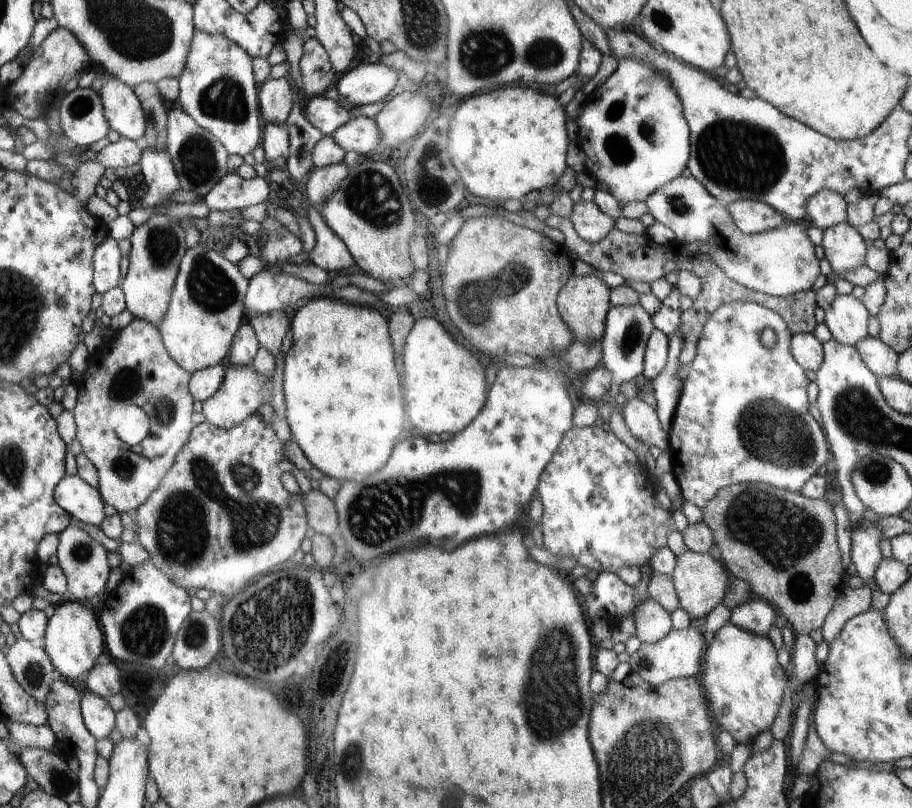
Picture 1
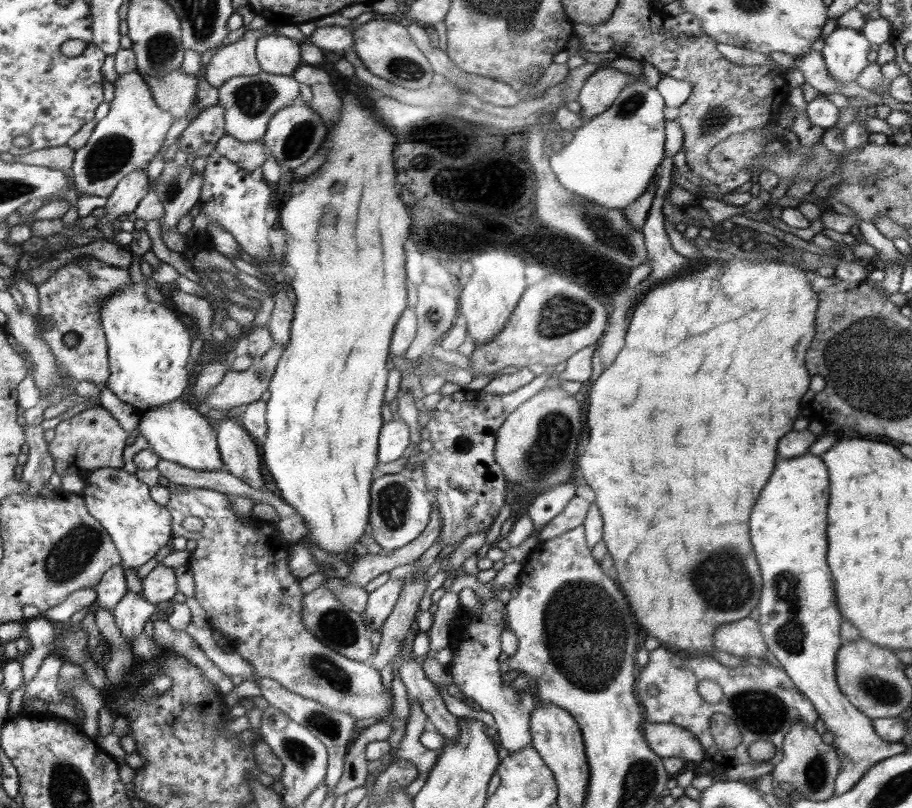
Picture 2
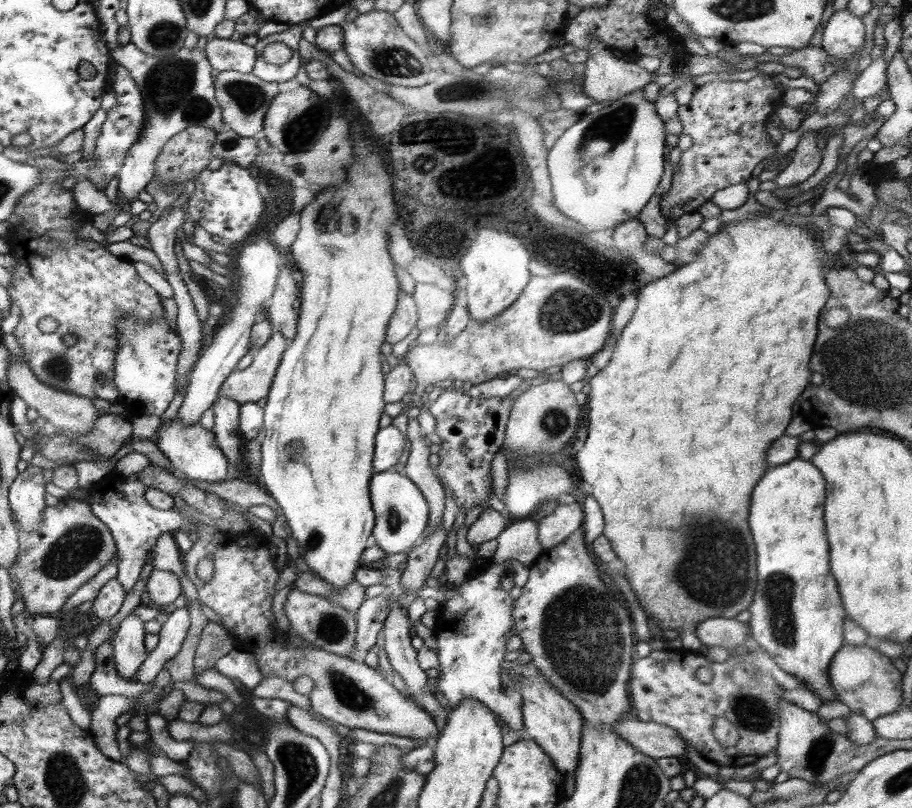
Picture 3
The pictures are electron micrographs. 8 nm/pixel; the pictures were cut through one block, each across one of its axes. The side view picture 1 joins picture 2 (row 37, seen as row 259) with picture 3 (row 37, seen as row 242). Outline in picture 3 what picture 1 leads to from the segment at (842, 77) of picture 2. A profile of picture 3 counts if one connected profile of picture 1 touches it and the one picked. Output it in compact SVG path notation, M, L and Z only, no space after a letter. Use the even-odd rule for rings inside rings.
M847 8L834 11L822 34L821 47L830 56L842 58L845 62L850 54L865 49L862 18L856 17Z

